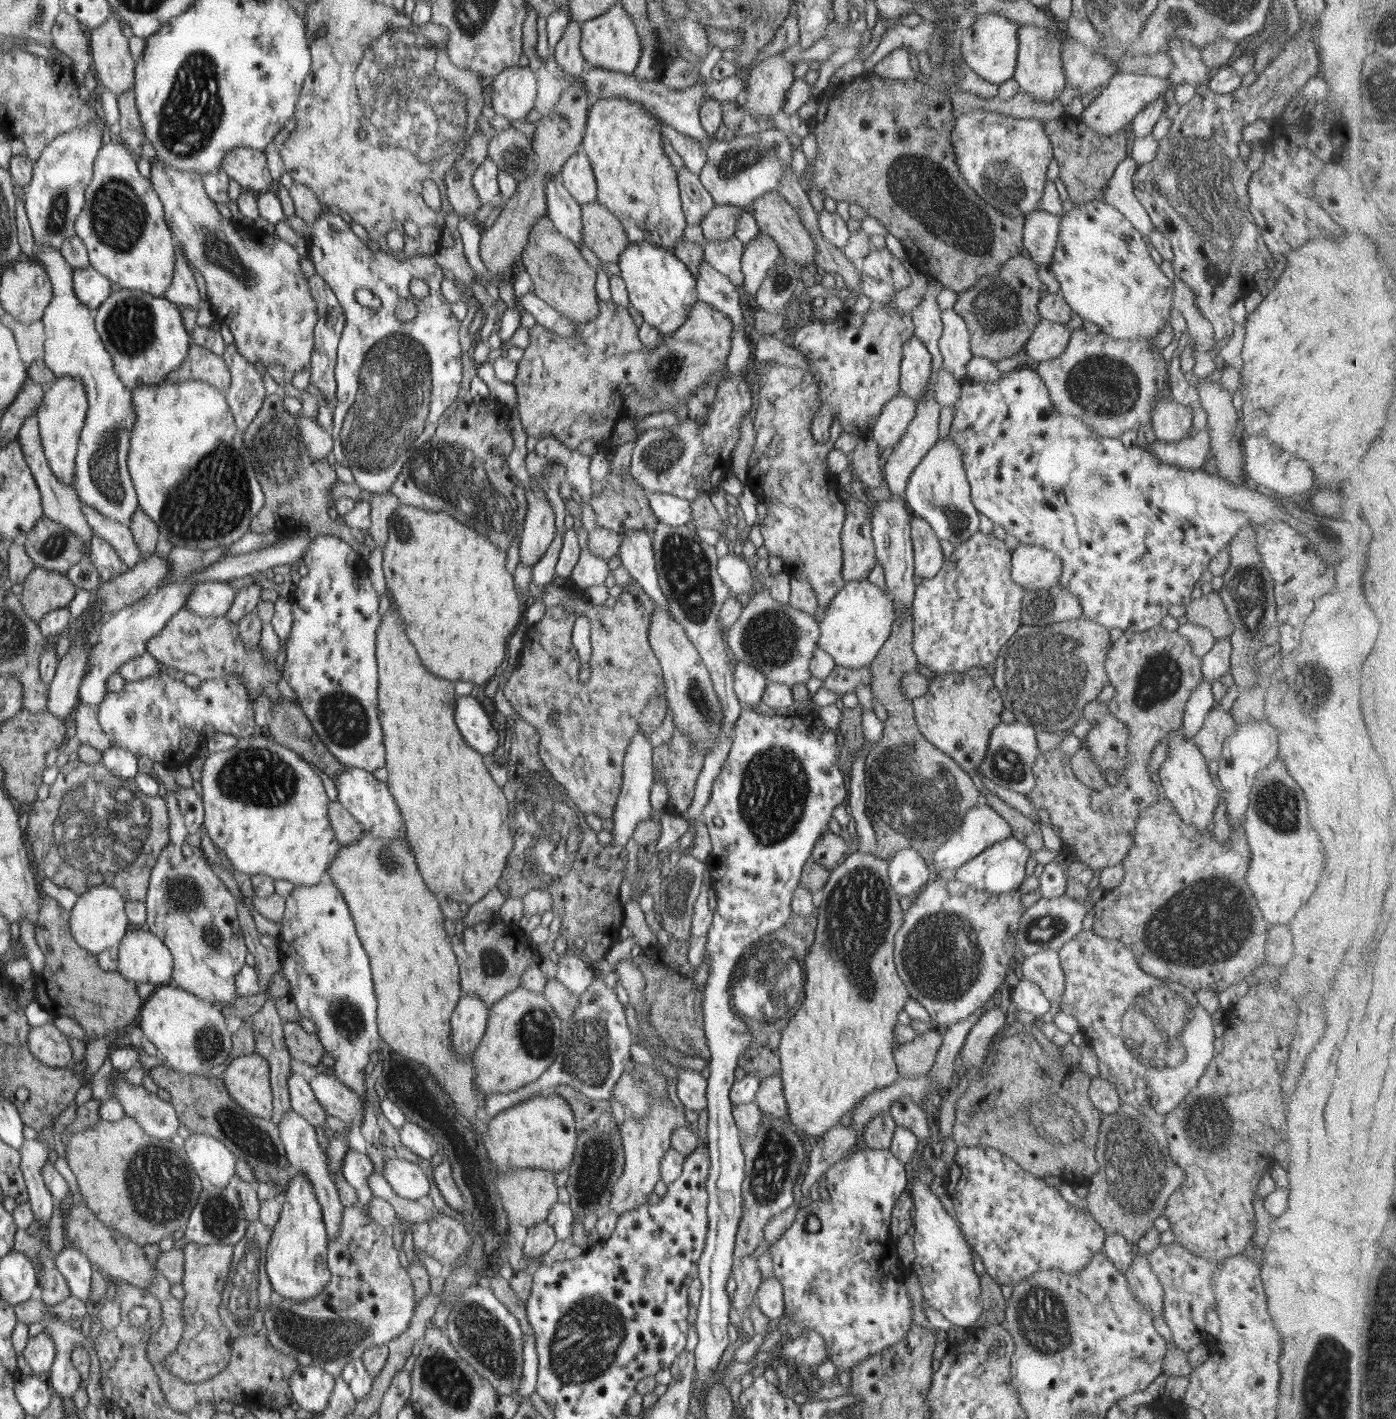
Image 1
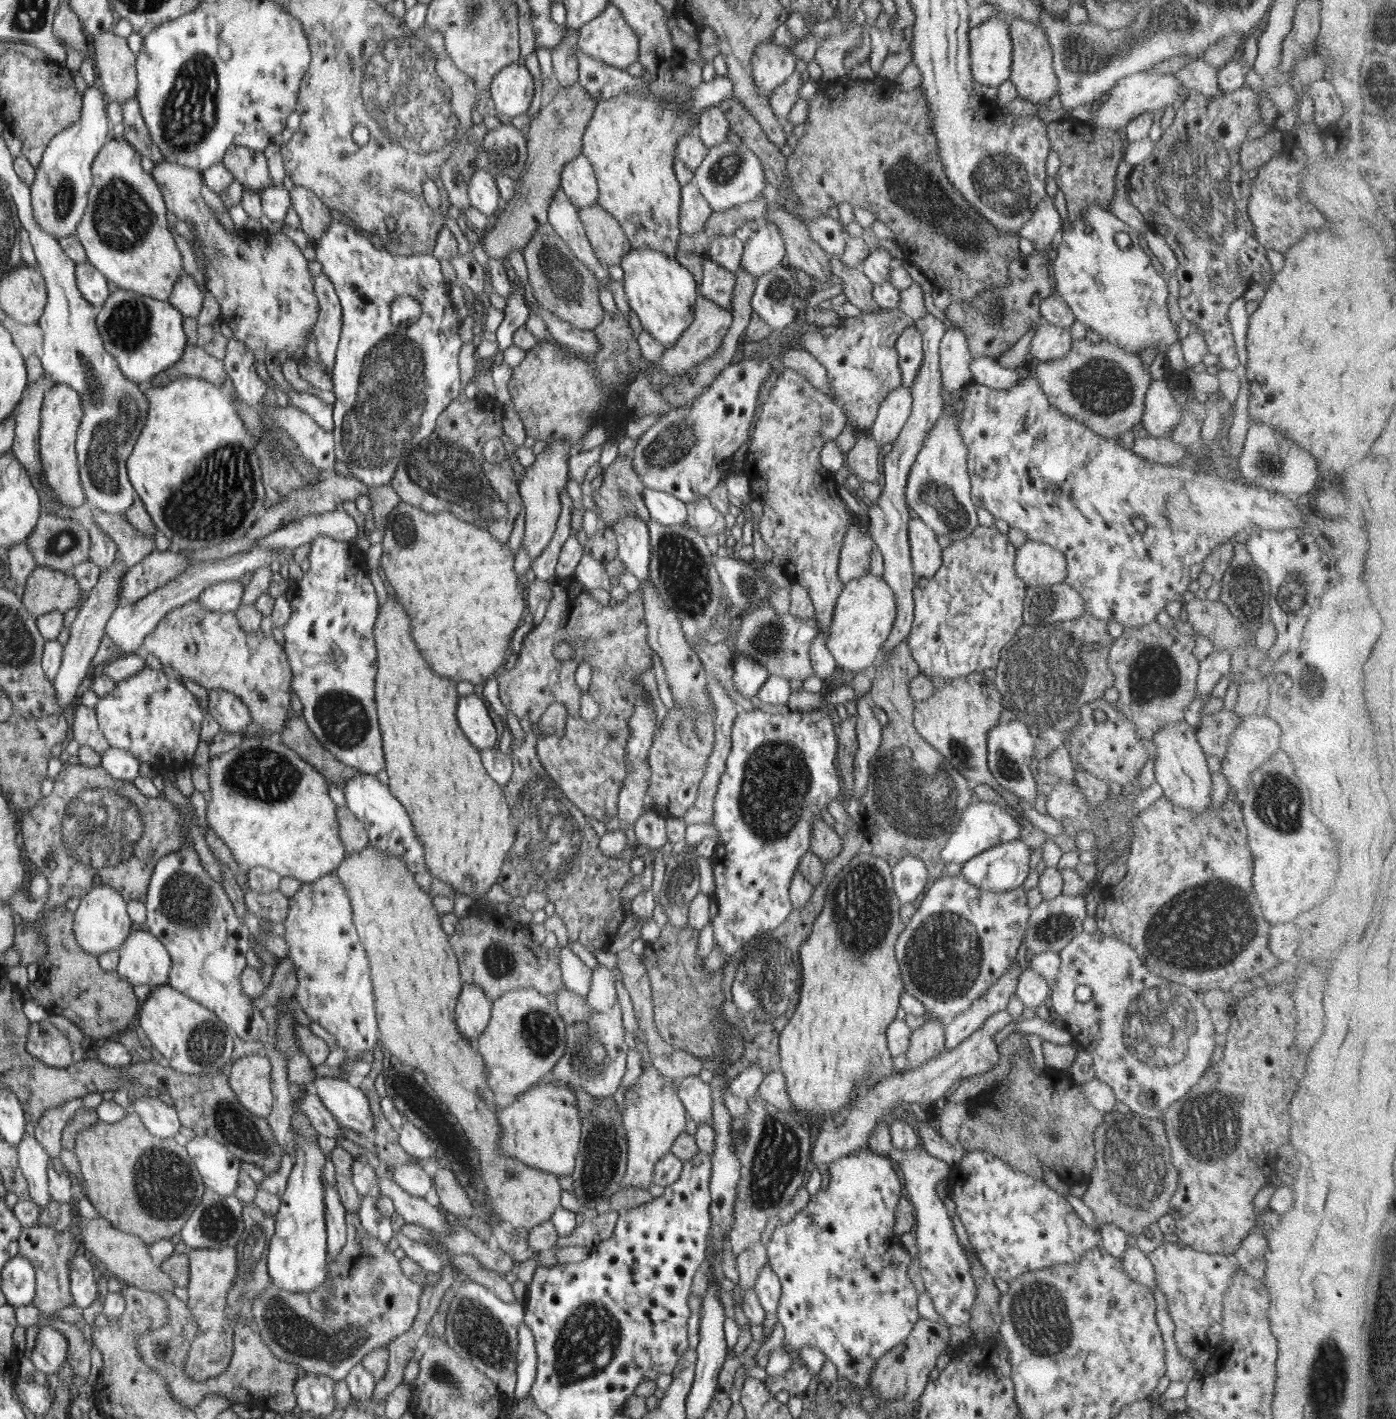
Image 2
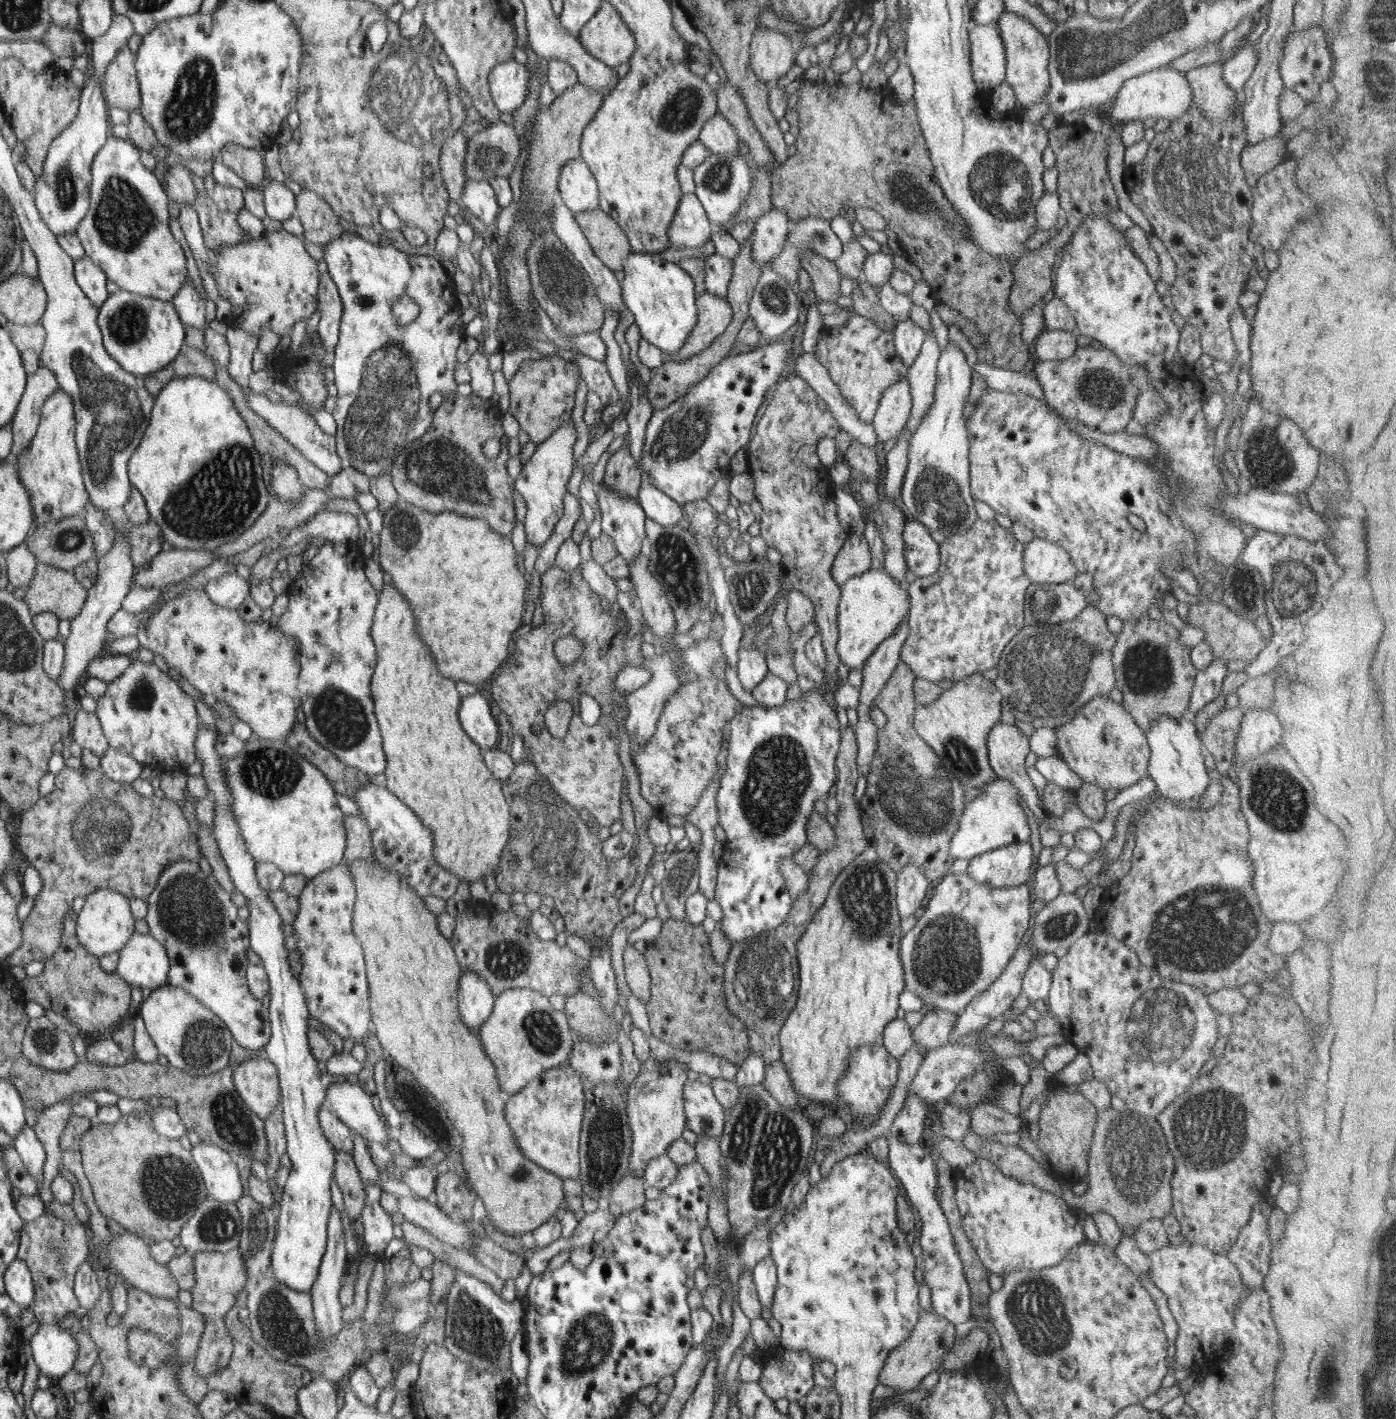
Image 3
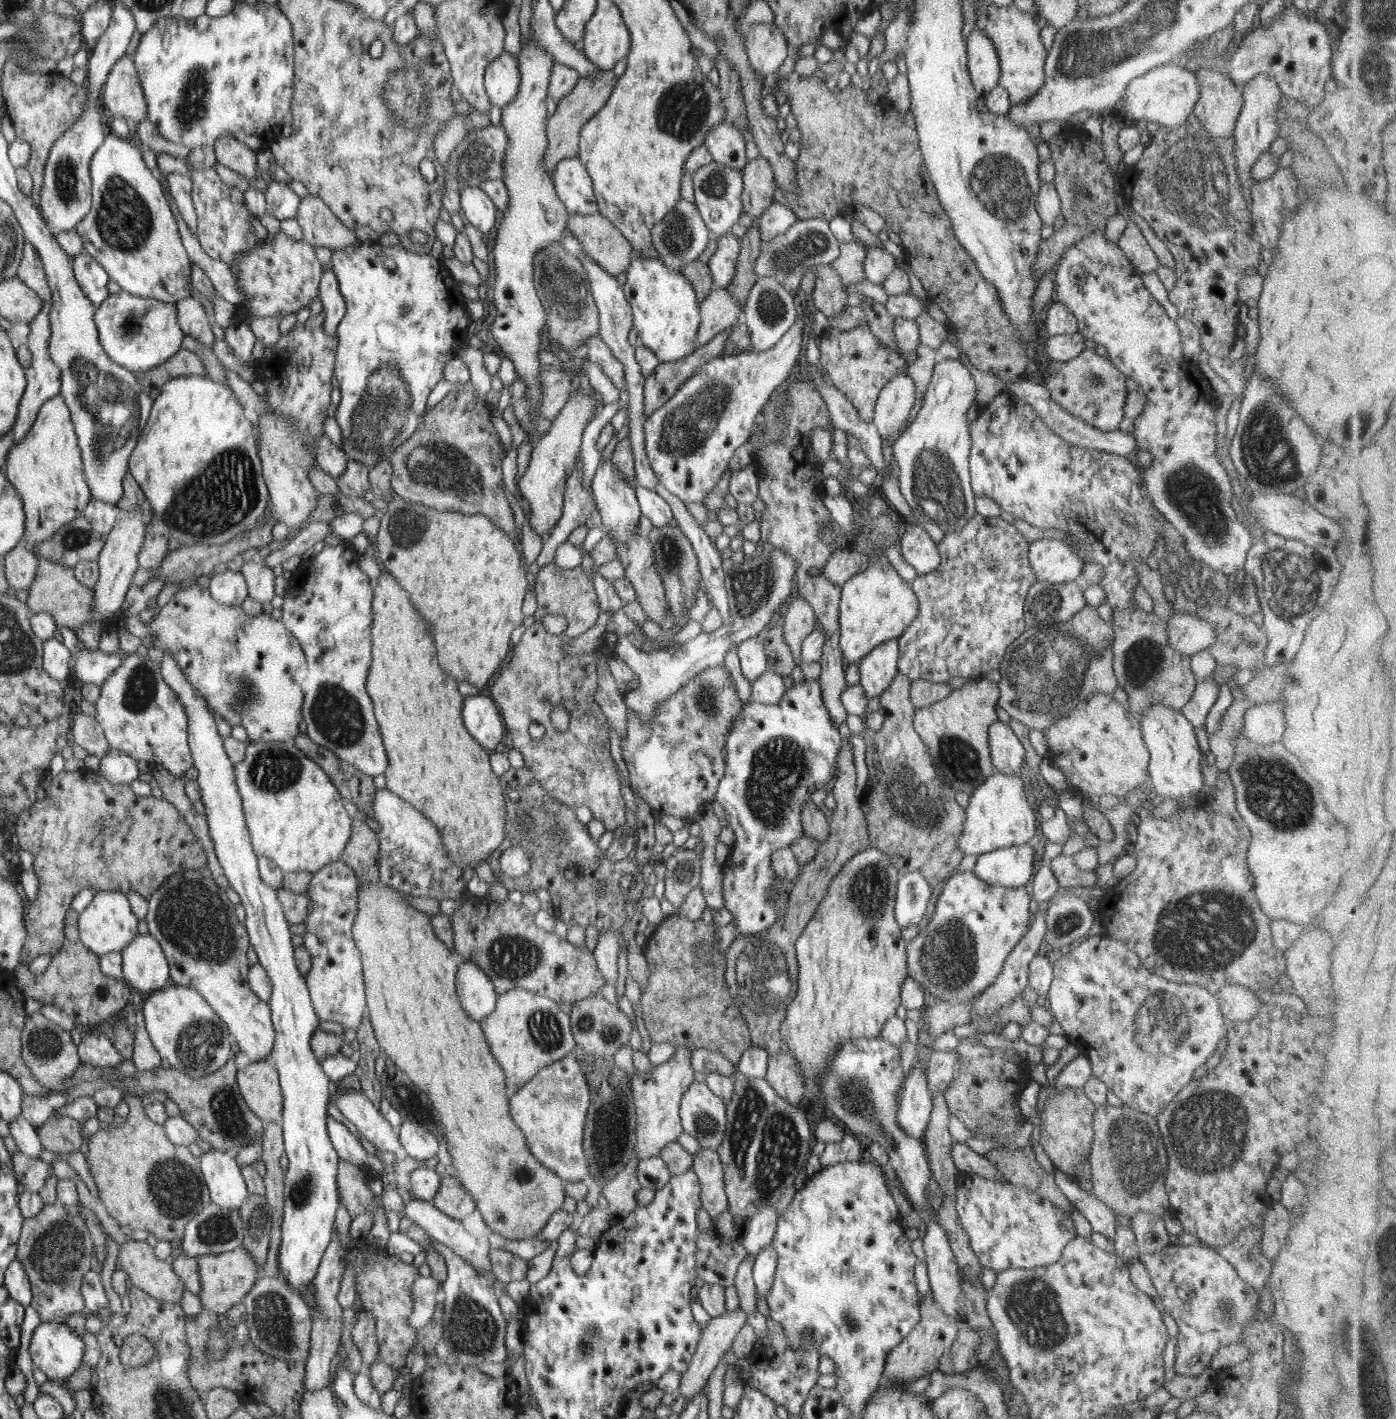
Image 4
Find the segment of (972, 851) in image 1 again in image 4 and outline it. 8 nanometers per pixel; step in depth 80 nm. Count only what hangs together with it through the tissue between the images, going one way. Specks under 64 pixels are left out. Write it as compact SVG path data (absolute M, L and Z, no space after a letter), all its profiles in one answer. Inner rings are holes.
M994 771L972 794L966 806L964 830L957 841L964 855L982 855L1005 847L1032 843L1036 834L1036 816L1028 803L1020 776Z

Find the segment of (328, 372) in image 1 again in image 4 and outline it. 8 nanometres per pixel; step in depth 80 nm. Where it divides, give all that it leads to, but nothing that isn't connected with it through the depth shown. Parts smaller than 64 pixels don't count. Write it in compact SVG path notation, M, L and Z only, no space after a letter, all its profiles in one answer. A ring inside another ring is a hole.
M333 270L325 271L320 285L320 300L323 306L323 315L327 334L334 337L337 335L339 326L345 313L345 300L339 289Z

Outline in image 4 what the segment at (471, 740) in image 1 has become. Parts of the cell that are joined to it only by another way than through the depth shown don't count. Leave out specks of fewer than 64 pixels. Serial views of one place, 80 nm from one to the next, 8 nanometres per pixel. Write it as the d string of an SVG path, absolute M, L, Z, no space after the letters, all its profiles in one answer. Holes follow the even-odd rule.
M481 692L468 696L468 706L464 706L464 722L468 722L468 730L480 738L480 744L490 750L498 750L498 742L504 734L504 724L500 722L498 710L490 696Z

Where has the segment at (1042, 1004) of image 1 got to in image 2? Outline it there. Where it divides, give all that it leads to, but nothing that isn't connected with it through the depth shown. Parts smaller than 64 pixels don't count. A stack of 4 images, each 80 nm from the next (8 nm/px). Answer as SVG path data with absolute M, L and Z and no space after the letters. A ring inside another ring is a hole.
M1025 965L1017 979L1019 981L1015 995L1024 1003L1026 1008L1035 1010L1042 1004L1049 1005L1050 989L1041 974Z

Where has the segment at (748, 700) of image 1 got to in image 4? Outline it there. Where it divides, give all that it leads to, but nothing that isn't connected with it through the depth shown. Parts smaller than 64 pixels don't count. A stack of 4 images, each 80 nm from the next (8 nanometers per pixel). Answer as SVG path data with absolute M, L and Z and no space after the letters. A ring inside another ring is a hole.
M752 637L742 641L737 646L739 663L743 677L747 682L754 682L766 669L766 654L764 653L764 645L762 638Z

